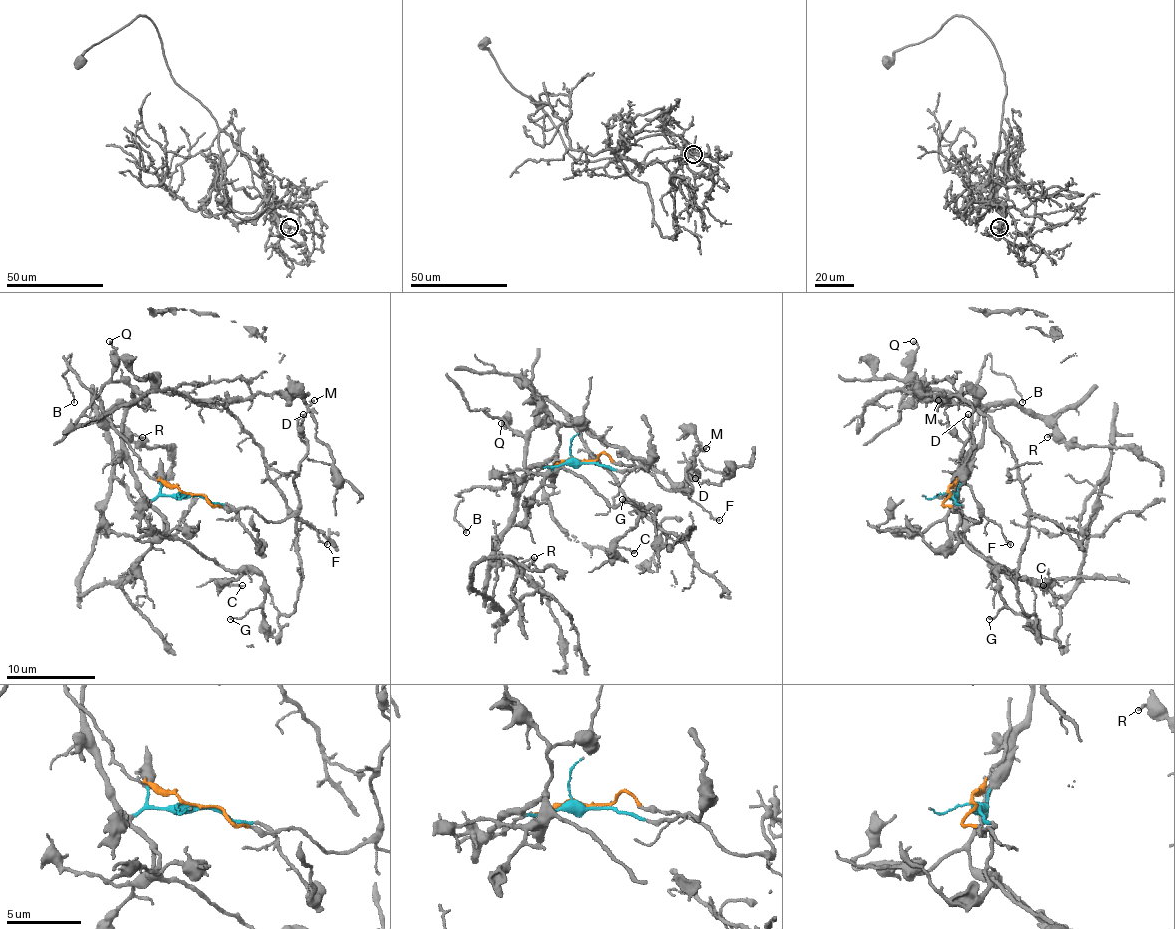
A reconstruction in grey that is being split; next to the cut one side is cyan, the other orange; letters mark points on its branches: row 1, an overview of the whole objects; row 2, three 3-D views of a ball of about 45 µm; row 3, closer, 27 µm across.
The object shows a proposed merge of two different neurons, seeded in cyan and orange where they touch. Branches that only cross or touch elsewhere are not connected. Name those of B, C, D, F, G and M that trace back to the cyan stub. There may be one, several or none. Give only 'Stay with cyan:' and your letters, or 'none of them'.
Stay with cyan: C, G

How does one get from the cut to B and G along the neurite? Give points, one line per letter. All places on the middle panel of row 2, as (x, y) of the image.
B: (581, 460), (545, 465), (532, 478), (503, 487), (465, 490), (456, 519), (465, 532)
G: (581, 463), (543, 465), (554, 456), (612, 505), (648, 505), (657, 510), (650, 514), (621, 498)

